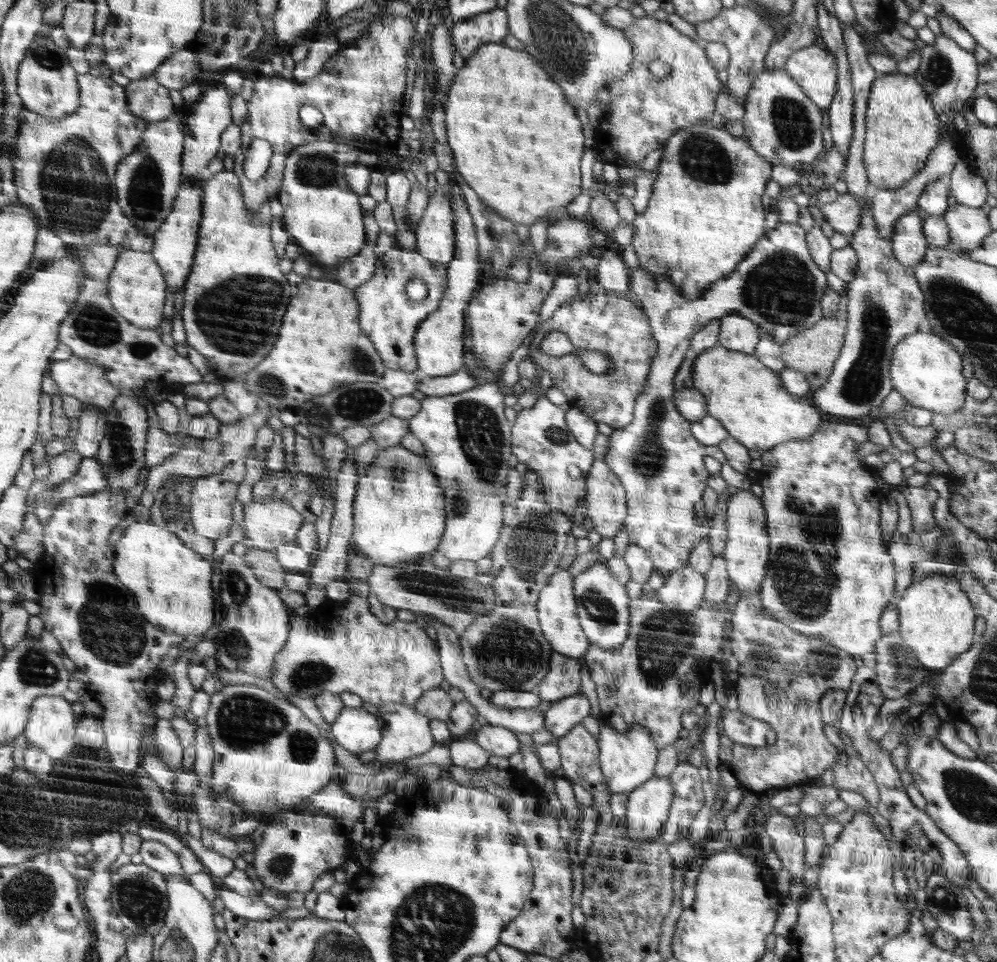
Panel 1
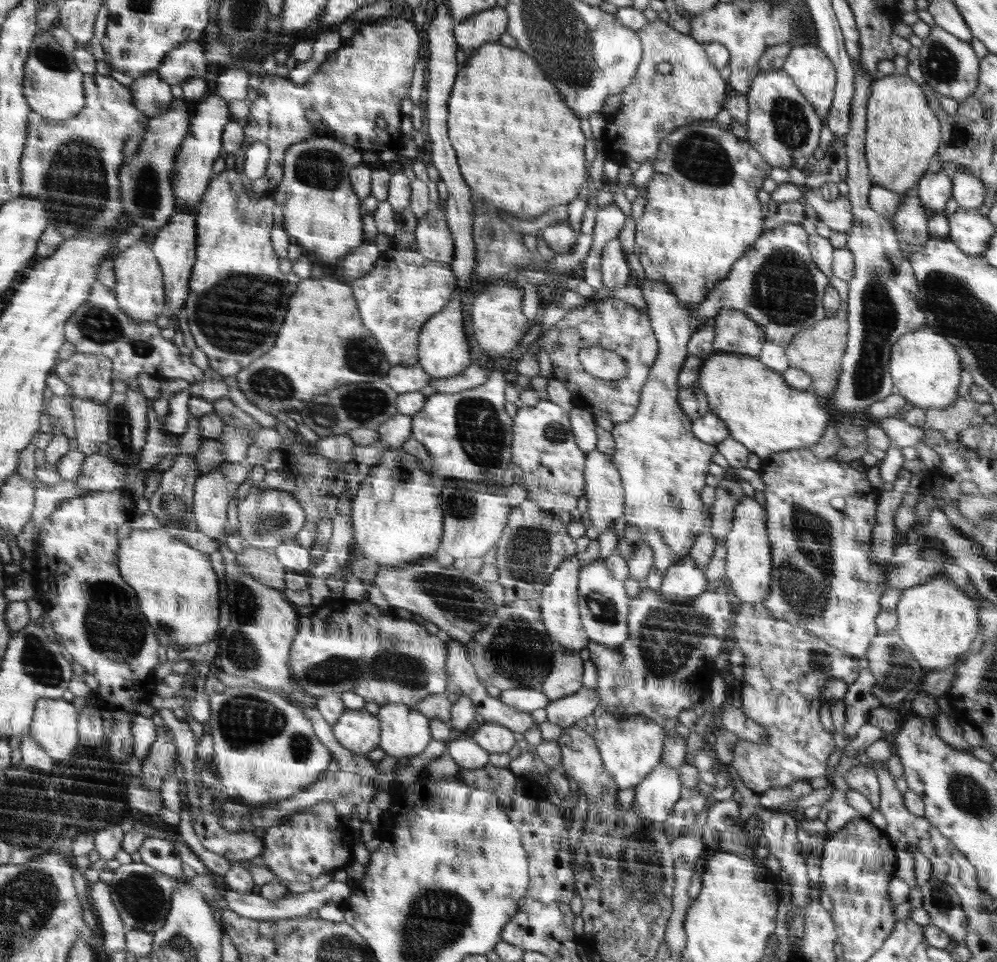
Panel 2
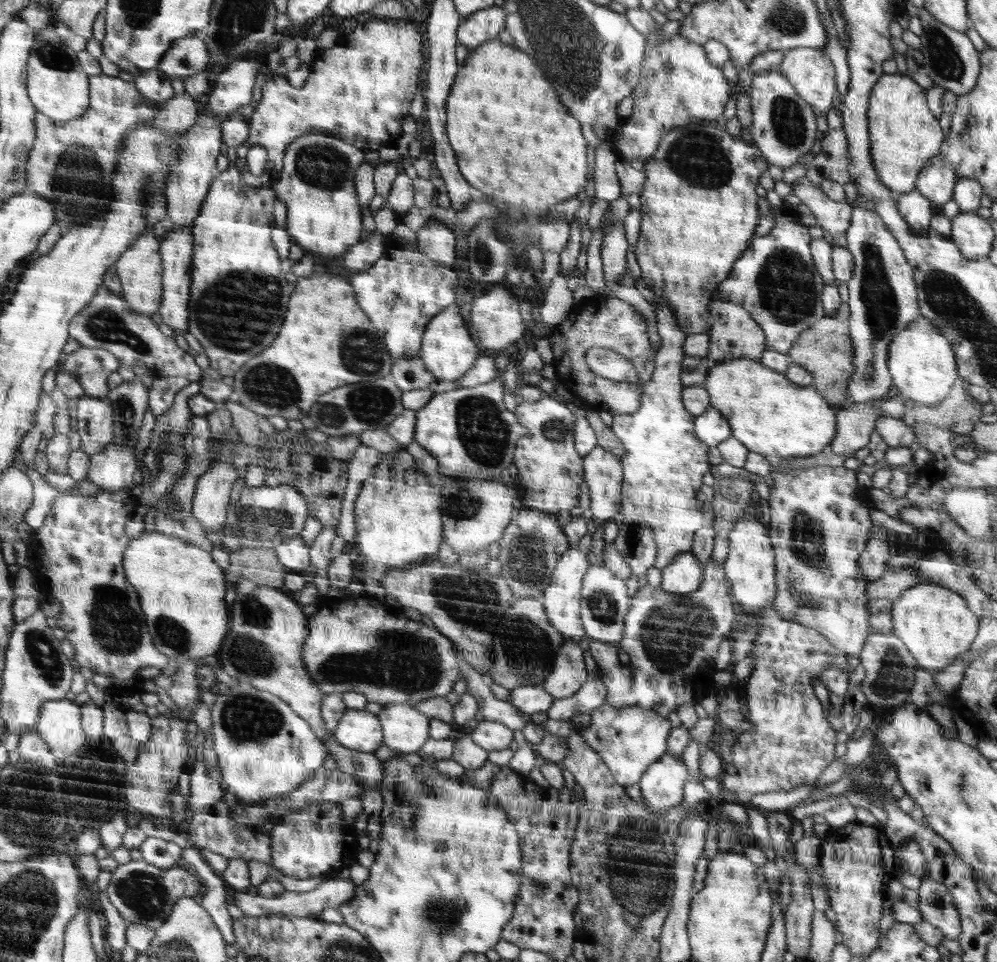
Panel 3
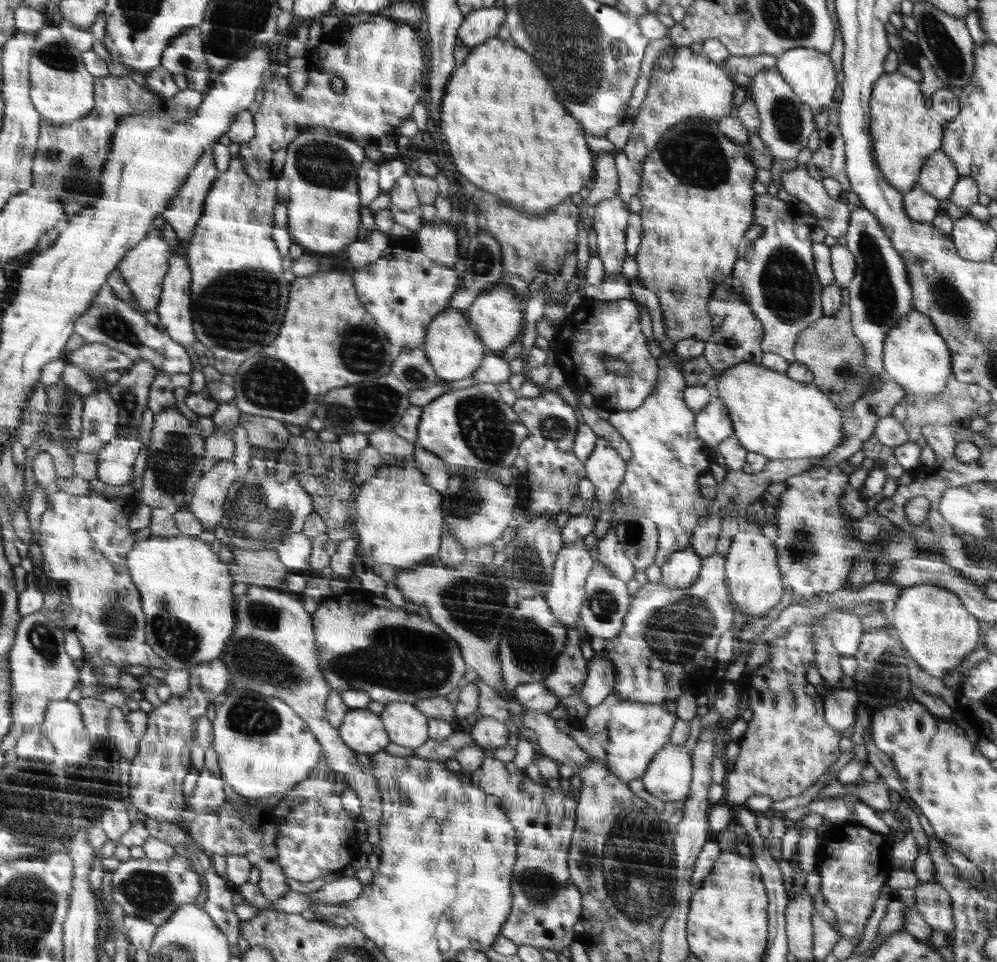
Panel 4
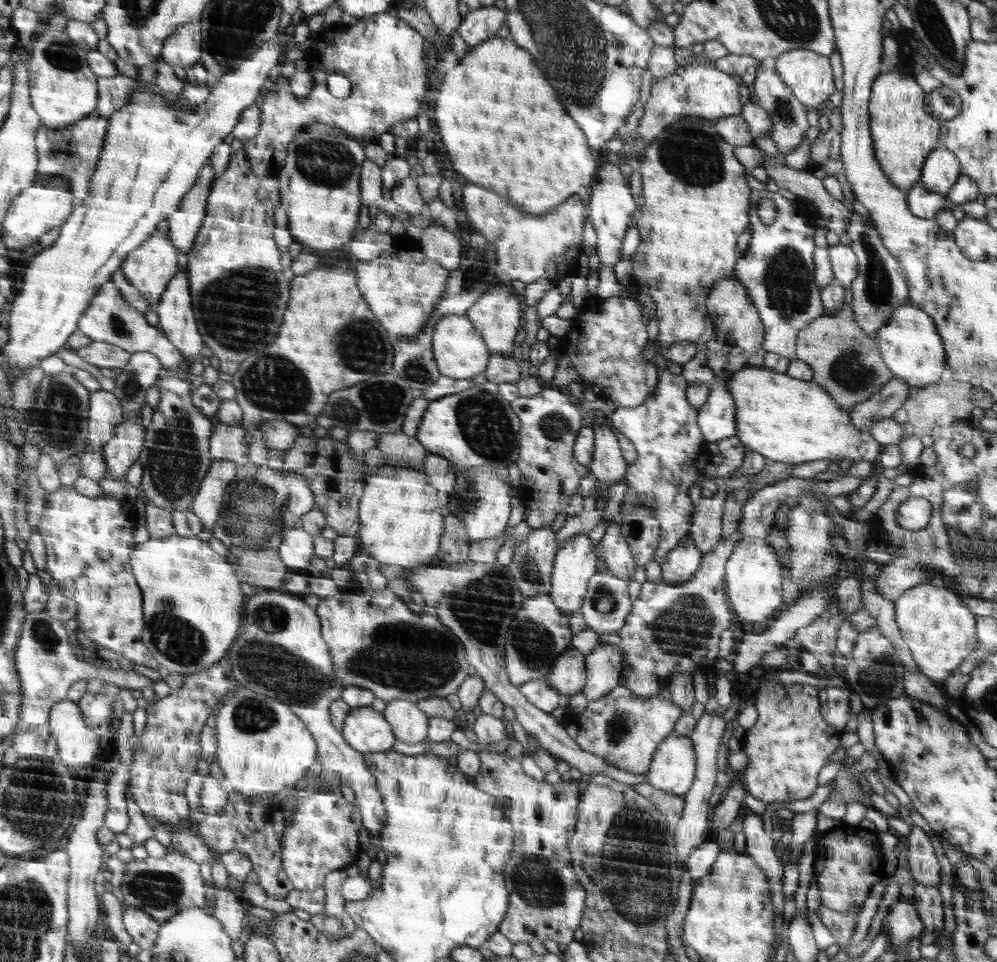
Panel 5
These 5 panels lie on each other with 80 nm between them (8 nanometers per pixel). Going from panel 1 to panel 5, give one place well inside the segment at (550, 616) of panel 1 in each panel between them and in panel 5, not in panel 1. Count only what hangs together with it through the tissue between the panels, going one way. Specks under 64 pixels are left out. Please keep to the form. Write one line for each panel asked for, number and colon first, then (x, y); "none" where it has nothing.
2: (560, 597)
3: (562, 598)
4: (566, 593)
5: (574, 564)

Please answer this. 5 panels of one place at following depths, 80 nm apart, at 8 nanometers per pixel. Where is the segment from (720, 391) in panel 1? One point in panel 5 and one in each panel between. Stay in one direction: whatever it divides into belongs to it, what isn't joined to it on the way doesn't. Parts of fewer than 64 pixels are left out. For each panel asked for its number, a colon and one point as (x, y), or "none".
2: (762, 412)
3: (769, 414)
4: (780, 418)
5: (785, 419)

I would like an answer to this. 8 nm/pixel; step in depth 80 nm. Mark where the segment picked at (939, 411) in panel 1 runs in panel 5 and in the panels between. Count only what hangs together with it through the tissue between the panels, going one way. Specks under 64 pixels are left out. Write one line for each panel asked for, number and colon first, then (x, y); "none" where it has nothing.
2: (926, 368)
3: (923, 365)
4: (915, 355)
5: (911, 347)

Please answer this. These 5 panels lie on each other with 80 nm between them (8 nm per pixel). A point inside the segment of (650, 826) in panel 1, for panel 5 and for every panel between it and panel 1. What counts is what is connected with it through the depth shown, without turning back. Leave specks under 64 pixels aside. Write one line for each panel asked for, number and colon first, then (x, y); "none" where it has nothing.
2: (658, 793)
3: (662, 787)
4: (669, 779)
5: (676, 766)

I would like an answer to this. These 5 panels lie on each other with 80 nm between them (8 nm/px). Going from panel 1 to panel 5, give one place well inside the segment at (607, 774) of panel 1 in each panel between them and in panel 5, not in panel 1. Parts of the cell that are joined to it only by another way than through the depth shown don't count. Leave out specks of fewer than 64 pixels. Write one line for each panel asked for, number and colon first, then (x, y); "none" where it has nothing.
2: (630, 748)
3: (629, 740)
4: (625, 736)
5: (625, 731)

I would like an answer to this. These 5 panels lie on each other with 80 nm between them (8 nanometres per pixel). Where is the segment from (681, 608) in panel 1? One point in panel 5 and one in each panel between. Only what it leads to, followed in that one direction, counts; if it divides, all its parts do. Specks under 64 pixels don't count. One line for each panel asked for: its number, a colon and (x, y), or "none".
2: (685, 581)
3: (683, 576)
4: (683, 568)
5: (682, 563)

